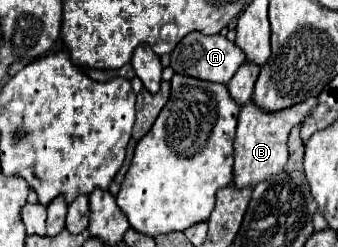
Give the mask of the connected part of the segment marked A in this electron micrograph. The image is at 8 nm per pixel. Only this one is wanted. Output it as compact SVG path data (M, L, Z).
M199 31L189 33L171 53L171 67L175 69L175 73L183 73L189 77L197 77L197 79L207 79L207 81L215 81L215 83L223 83L227 85L229 79L235 75L235 71L239 69L239 65L245 61L243 51L239 51L239 47L229 41L223 35L203 35Z

